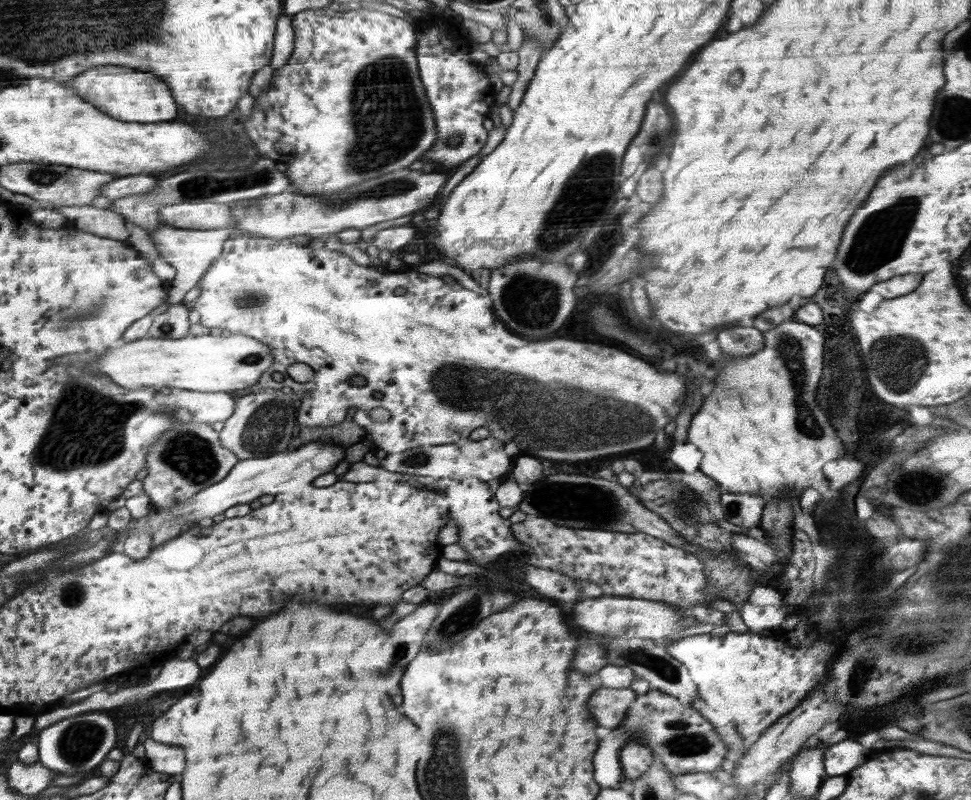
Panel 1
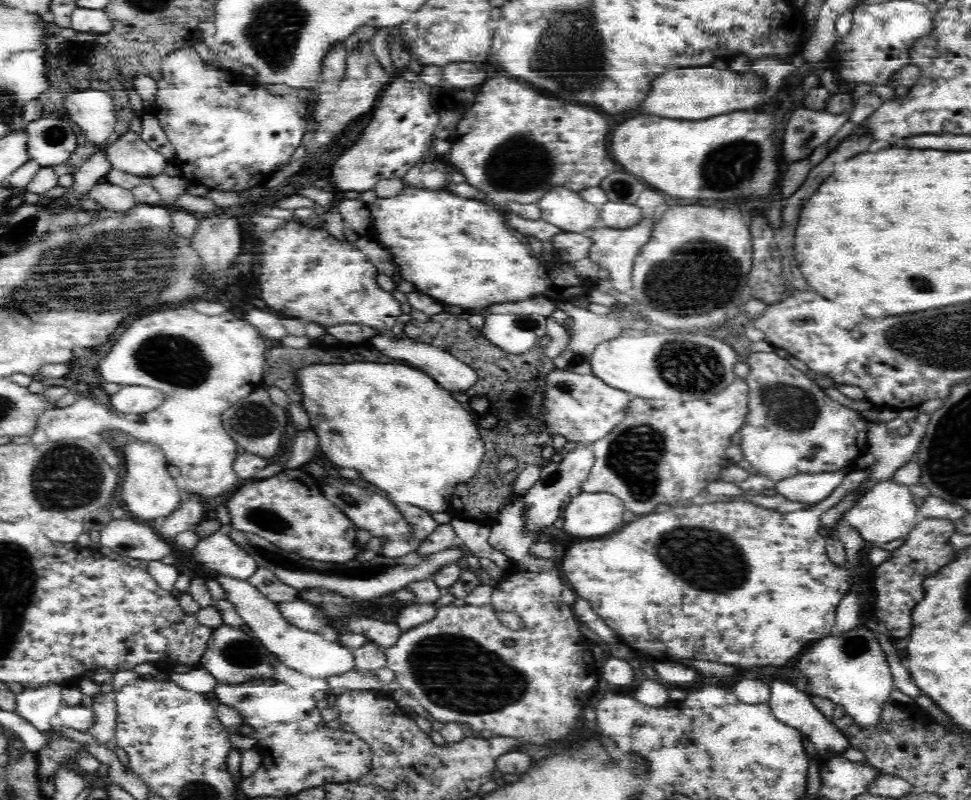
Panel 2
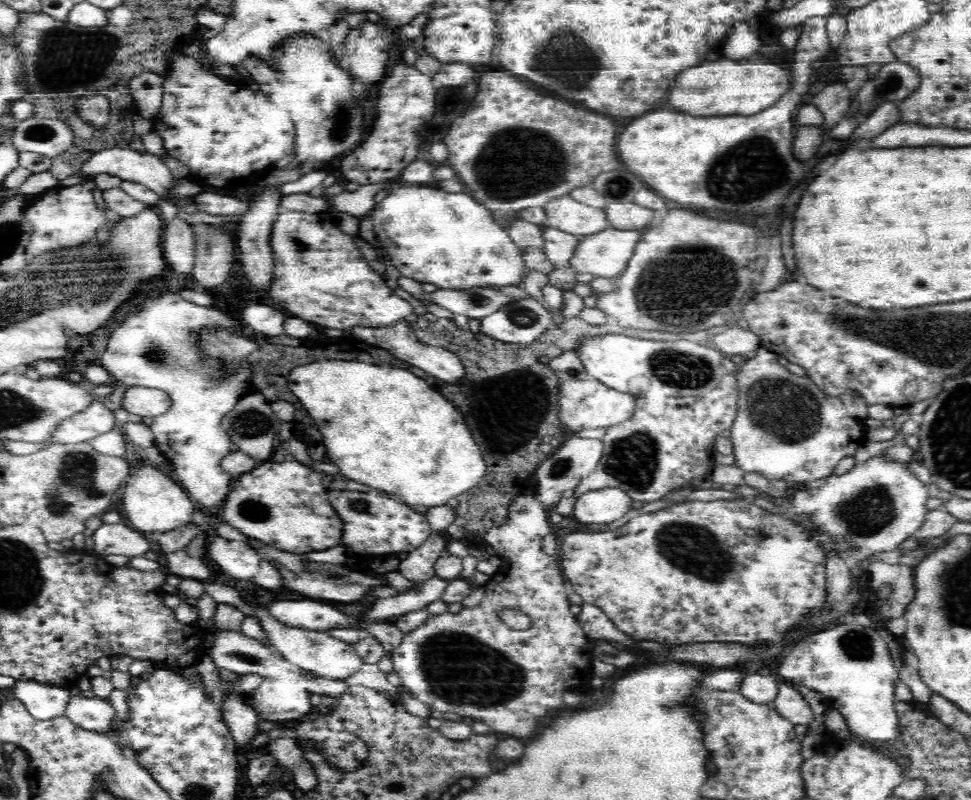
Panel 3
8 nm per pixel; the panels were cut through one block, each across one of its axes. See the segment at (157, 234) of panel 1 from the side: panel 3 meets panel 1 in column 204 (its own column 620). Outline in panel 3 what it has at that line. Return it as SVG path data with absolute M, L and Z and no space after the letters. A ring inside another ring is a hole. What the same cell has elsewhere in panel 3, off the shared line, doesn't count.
M606 228L602 232L583 236L569 264L577 273L615 279L627 266L639 243L642 230Z

